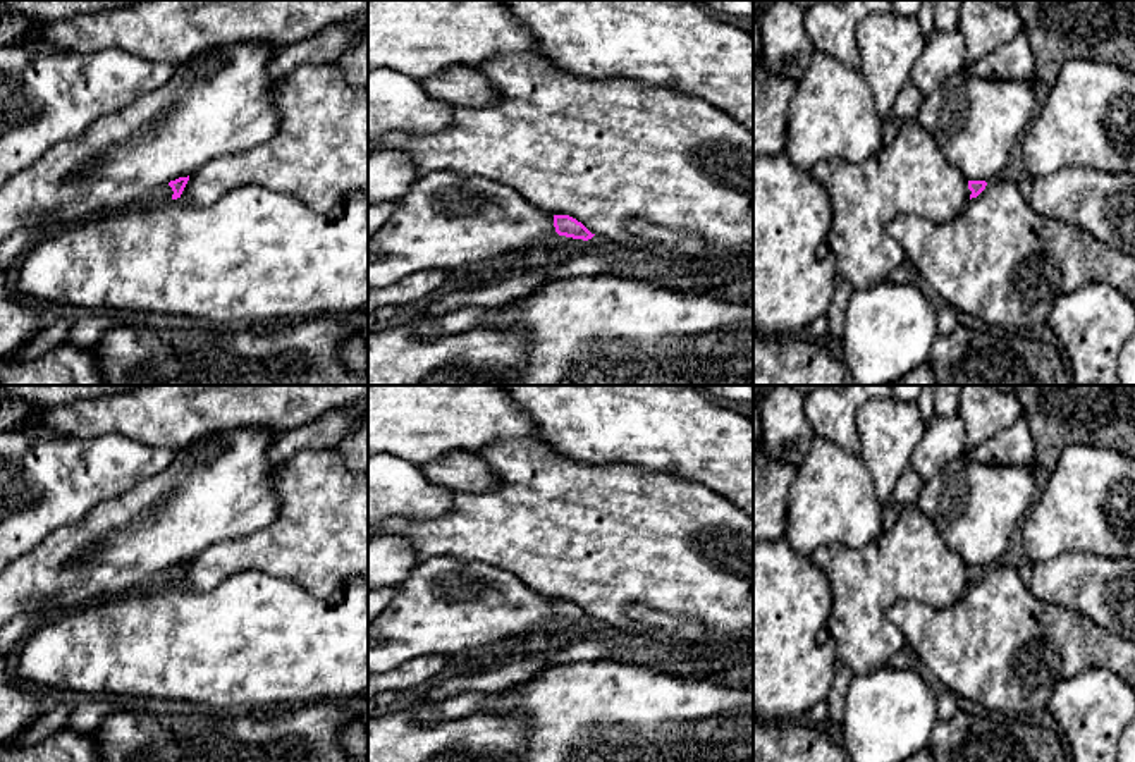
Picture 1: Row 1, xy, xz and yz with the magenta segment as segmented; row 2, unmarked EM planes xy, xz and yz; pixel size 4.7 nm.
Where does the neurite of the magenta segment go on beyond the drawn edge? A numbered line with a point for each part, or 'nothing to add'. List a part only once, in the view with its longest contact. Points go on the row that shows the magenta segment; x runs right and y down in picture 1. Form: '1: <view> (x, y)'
1: xy (162, 193)

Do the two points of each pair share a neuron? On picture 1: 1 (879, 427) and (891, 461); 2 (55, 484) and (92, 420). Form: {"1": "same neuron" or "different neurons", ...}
{"1": "same neuron", "2": "different neurons"}

